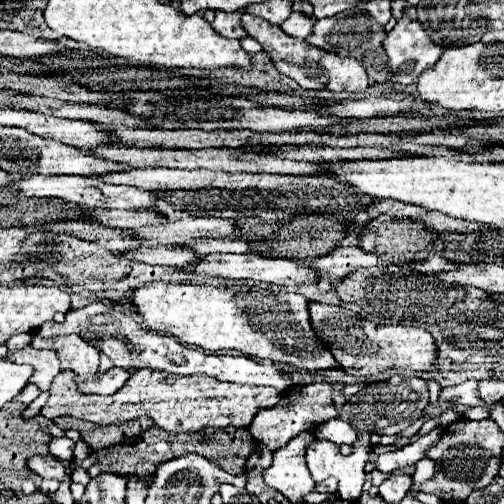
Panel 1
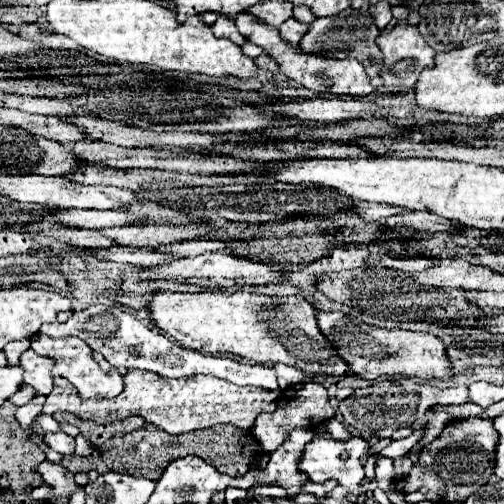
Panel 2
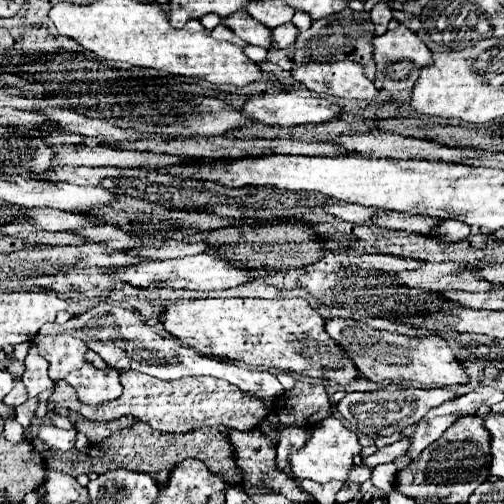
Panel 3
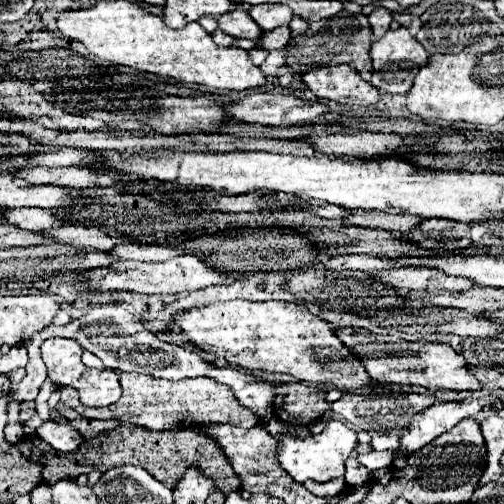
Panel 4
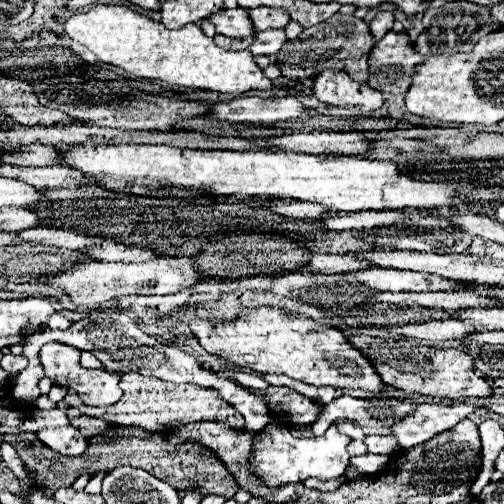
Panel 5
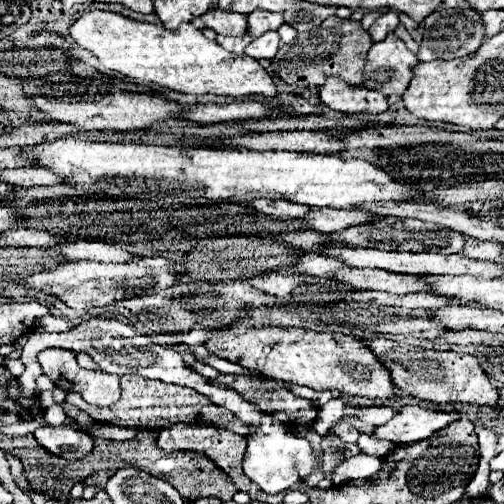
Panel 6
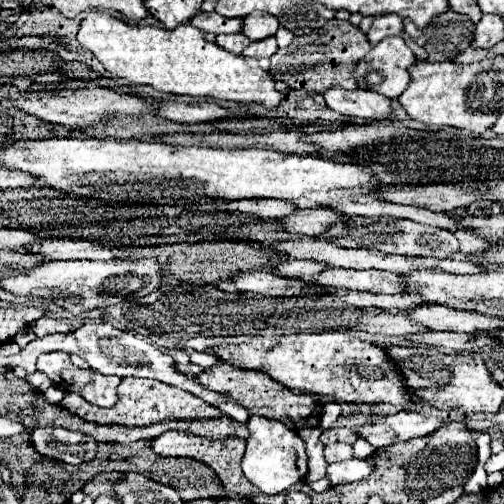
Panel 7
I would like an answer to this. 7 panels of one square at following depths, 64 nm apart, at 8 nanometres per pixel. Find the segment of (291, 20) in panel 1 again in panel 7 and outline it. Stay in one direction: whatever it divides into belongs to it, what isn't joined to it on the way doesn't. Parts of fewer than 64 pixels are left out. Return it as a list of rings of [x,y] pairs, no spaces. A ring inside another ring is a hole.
[[[268,36],[264,40],[256,40],[252,42],[248,48],[244,48],[244,56],[252,56],[252,58],[270,58],[274,52],[278,50],[278,44],[276,44],[276,38],[274,36]]]

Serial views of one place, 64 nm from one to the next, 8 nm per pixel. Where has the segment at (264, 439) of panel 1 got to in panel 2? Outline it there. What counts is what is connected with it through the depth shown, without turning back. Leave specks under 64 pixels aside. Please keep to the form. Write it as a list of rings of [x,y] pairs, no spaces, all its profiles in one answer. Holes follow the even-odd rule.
[[[300,382],[300,384],[286,388],[282,392],[282,396],[278,398],[276,410],[260,414],[250,432],[256,436],[256,440],[264,448],[264,452],[274,452],[288,438],[288,432],[292,432],[296,428],[312,428],[314,430],[330,418],[334,418],[334,408],[330,406],[328,388],[322,386],[320,382]]]

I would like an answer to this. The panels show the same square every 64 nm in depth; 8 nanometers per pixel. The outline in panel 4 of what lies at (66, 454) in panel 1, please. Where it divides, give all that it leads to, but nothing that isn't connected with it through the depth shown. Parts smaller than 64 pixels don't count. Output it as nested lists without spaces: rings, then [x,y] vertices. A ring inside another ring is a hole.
[[[44,422],[36,434],[48,442],[54,450],[60,450],[60,452],[72,452],[76,448],[80,448],[82,444],[82,436],[78,434],[76,428],[72,426],[58,426],[54,422]]]

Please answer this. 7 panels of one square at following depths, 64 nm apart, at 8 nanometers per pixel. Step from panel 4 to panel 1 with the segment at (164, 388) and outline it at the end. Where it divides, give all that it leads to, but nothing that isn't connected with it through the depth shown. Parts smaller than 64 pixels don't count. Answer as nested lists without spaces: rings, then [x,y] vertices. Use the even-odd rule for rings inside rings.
[[[142,368],[130,376],[130,380],[112,396],[98,398],[96,394],[82,394],[76,388],[76,374],[72,370],[62,370],[52,386],[50,398],[40,414],[46,420],[58,416],[74,416],[80,420],[96,424],[124,424],[138,416],[148,416],[156,426],[168,432],[196,432],[206,426],[236,426],[248,428],[252,418],[260,408],[270,408],[280,400],[280,392],[268,386],[240,386],[230,382],[220,382],[216,378],[198,374],[198,376],[172,376],[164,370]]]

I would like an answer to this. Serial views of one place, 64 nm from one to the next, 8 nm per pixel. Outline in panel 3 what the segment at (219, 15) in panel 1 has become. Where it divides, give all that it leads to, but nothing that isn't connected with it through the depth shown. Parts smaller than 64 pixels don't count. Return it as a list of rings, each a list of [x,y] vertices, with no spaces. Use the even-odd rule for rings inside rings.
[[[222,22],[212,30],[212,38],[216,38],[216,40],[228,40],[228,42],[234,42],[234,44],[238,44],[238,46],[246,46],[246,42],[240,40],[232,30],[224,28]]]

